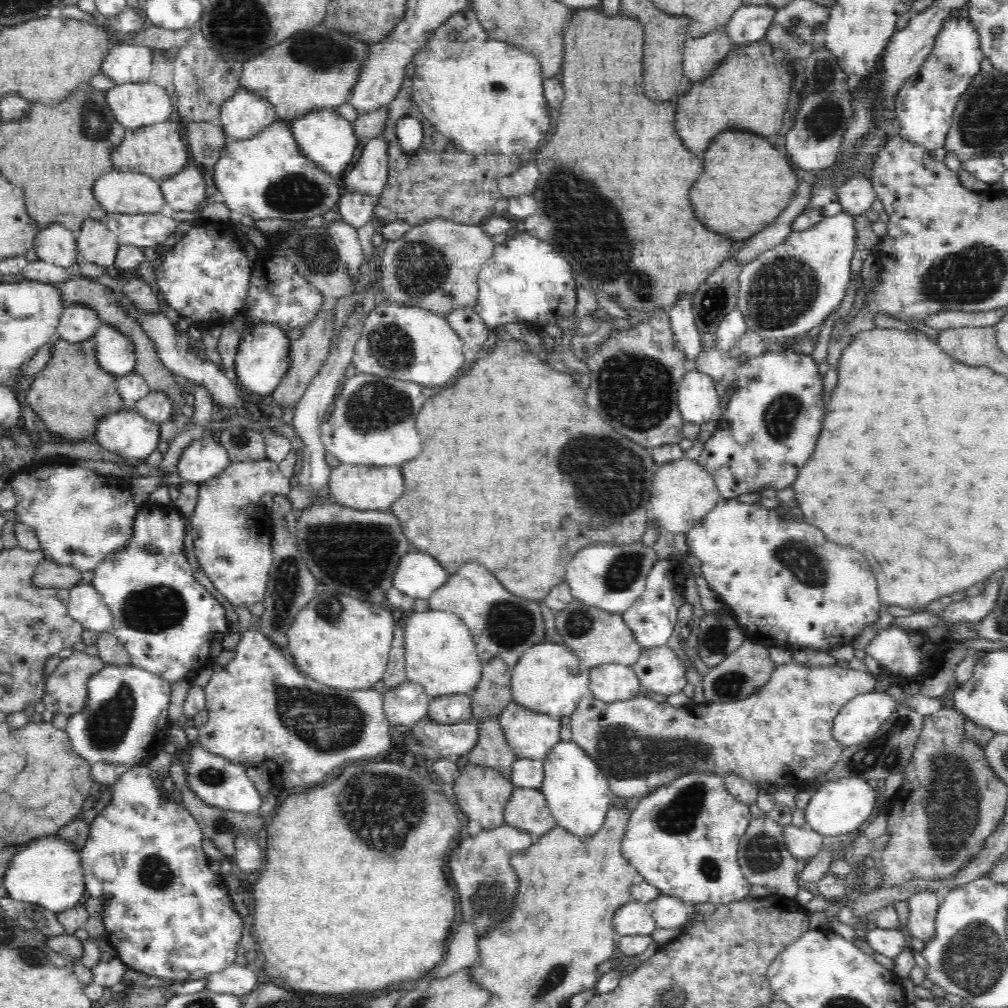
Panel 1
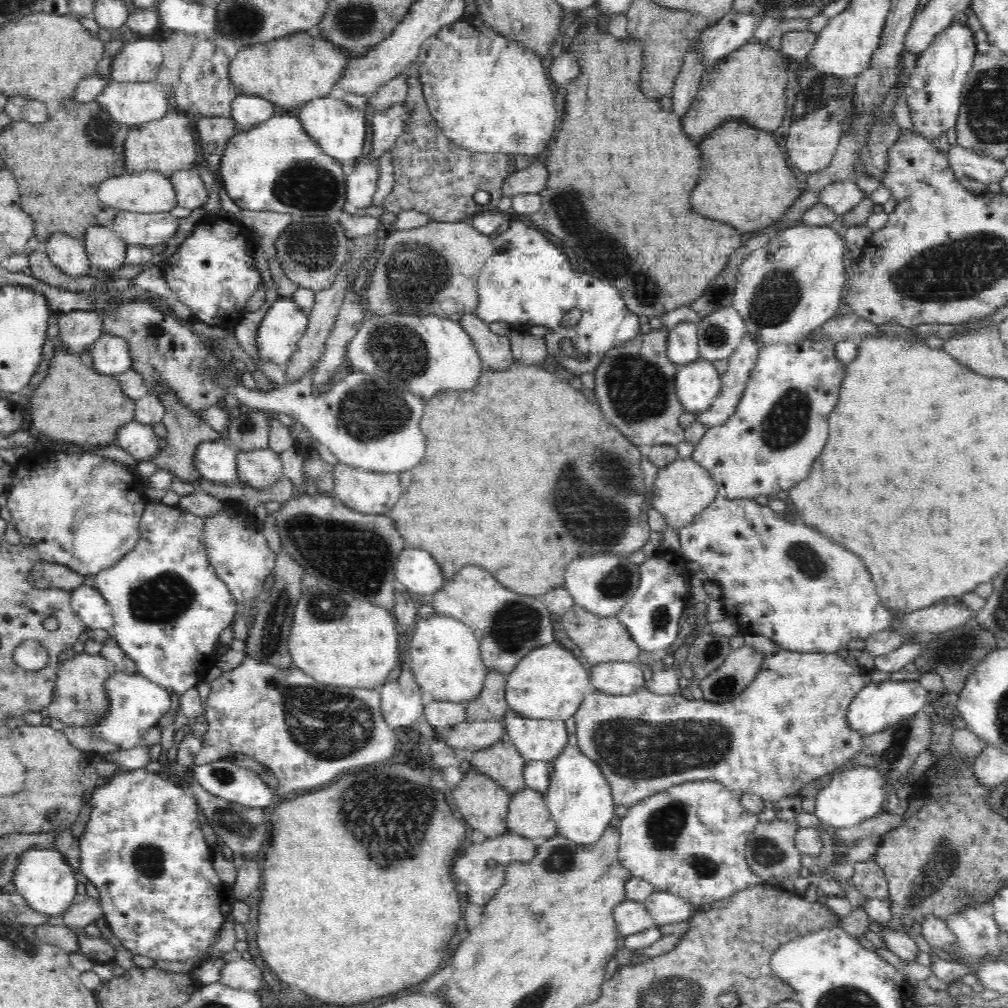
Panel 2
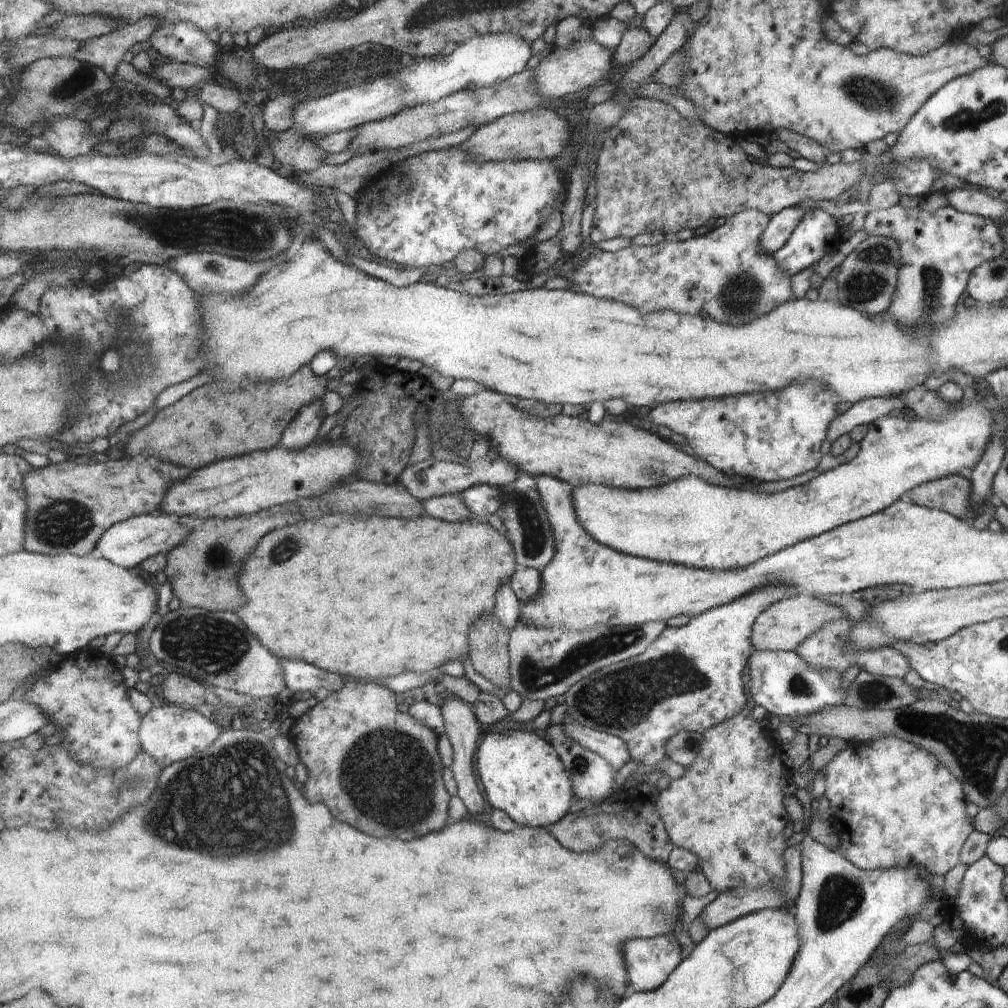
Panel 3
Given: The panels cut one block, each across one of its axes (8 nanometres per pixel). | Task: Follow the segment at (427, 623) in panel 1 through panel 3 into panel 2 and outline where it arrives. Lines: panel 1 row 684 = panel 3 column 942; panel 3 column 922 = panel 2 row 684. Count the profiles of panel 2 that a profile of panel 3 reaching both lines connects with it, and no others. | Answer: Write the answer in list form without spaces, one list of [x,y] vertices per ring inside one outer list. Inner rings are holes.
[[[435,613],[431,618],[418,618],[409,631],[408,653],[412,674],[428,700],[450,703],[468,703],[481,694],[488,669],[481,659],[481,650],[475,632],[461,620]]]

